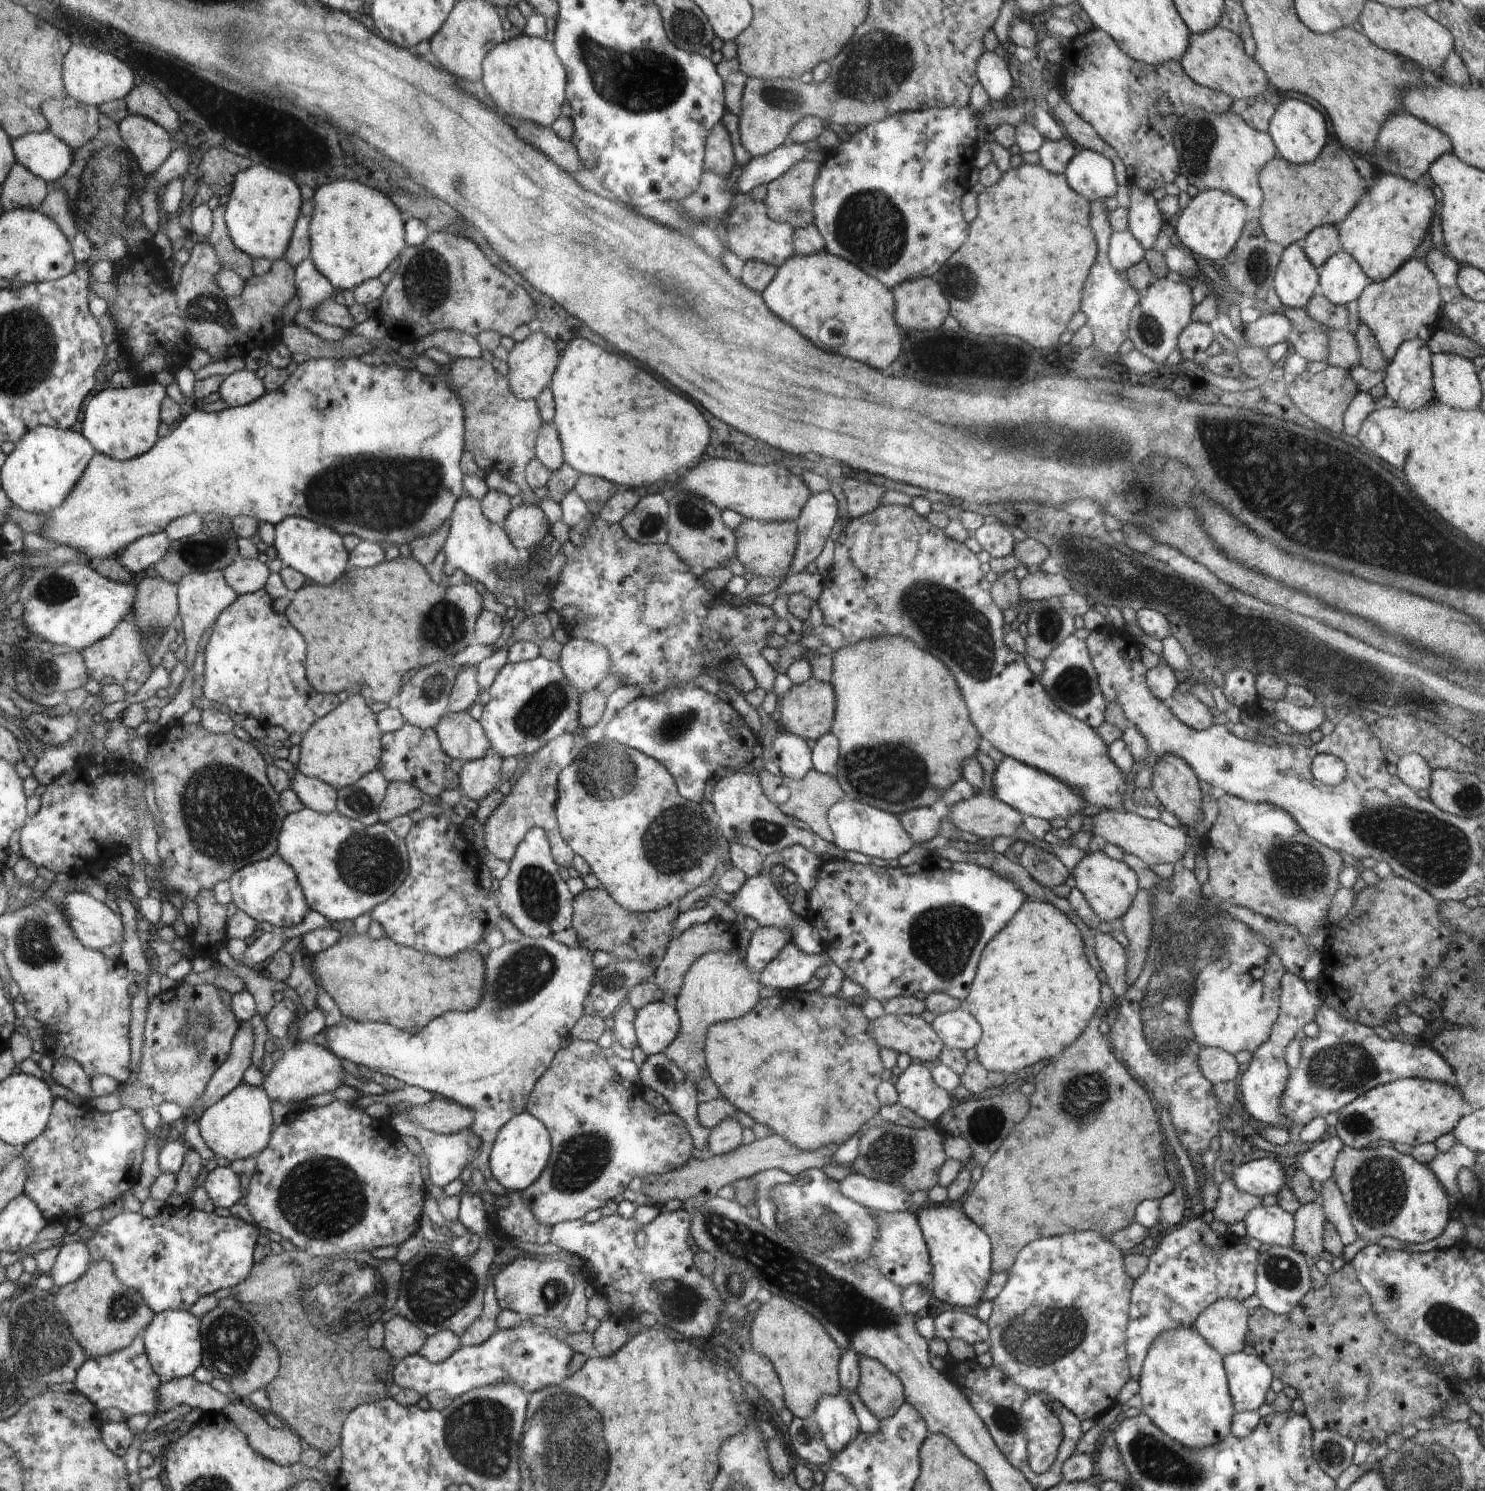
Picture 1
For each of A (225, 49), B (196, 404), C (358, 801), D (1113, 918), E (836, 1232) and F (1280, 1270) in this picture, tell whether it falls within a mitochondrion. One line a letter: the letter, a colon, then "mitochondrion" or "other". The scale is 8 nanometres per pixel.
A: other
B: other
C: mitochondrion
D: other
E: mitochondrion
F: mitochondrion

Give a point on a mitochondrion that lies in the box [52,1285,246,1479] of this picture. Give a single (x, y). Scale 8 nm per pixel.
(122, 1305)

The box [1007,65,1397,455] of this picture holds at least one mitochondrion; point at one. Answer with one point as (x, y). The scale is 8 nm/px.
(1198, 135)

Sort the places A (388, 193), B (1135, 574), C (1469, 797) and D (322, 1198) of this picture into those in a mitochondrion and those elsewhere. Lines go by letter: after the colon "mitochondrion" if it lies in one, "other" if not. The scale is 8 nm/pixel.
A: other
B: mitochondrion
C: mitochondrion
D: mitochondrion

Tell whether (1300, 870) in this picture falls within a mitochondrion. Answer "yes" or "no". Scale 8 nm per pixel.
yes

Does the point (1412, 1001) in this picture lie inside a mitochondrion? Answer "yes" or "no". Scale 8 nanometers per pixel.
no

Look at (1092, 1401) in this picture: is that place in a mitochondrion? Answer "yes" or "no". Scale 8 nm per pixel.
no

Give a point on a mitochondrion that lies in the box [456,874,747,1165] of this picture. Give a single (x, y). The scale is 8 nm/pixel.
(525, 972)

